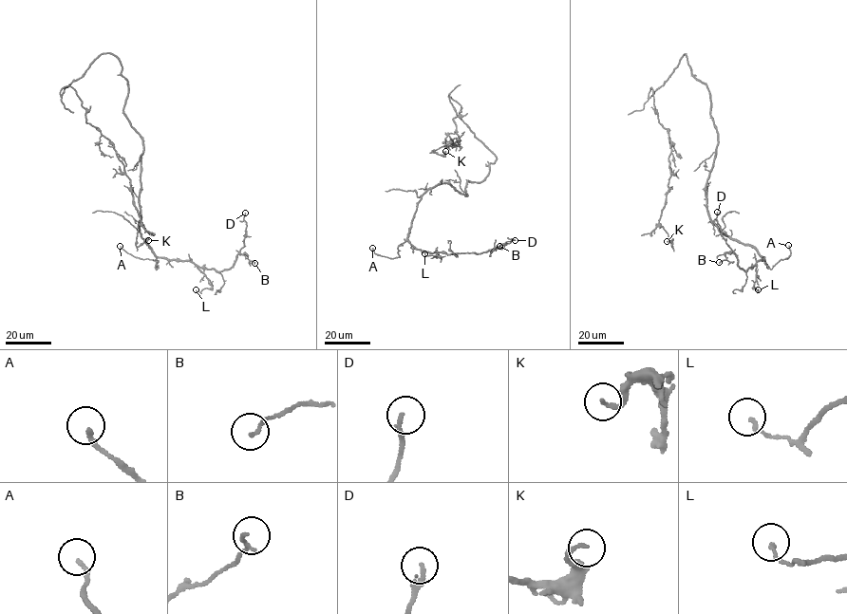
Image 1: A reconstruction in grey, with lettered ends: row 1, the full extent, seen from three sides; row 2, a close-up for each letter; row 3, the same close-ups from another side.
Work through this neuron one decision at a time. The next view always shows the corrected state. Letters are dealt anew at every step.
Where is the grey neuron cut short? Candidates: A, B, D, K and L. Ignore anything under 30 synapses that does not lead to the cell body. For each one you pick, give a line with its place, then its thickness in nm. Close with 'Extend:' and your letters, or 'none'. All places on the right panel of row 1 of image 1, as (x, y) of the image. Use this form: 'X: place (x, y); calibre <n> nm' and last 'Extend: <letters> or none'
Extend: none

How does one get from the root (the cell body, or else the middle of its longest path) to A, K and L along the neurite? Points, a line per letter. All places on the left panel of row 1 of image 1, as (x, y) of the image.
A: (127, 89), (123, 115), (143, 149), (139, 229), (157, 257), (156, 269), (158, 260), (136, 257), (120, 246)
K: (127, 89), (103, 53), (60, 95), (75, 90), (113, 144), (136, 245), (148, 240)
L: (127, 89), (123, 115), (141, 137), (143, 149), (141, 234), (156, 255), (197, 265), (211, 287), (196, 289)

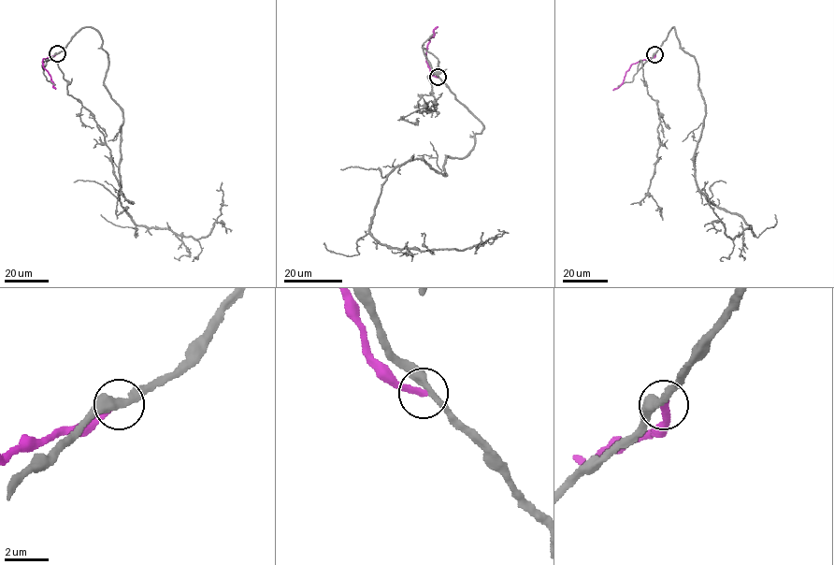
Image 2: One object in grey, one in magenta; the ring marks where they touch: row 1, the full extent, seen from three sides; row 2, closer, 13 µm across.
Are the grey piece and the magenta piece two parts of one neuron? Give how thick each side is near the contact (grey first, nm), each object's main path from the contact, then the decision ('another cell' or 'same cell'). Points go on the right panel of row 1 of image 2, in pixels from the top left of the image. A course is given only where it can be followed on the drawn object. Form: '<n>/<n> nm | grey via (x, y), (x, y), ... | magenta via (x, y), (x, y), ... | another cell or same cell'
400/280 nm | grey via (654, 53), (674, 27), (695, 58), (705, 111), (697, 189), (751, 227), (727, 237), (705, 181) | magenta via (654, 54), (631, 65), (623, 83), (612, 90) | another cell

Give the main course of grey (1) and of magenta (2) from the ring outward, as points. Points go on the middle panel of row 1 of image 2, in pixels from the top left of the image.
1: (438, 77), (483, 128), (445, 175), (390, 171), (369, 231), (420, 251), (508, 233)
2: (438, 77), (431, 72), (426, 54), (429, 39), (438, 26)

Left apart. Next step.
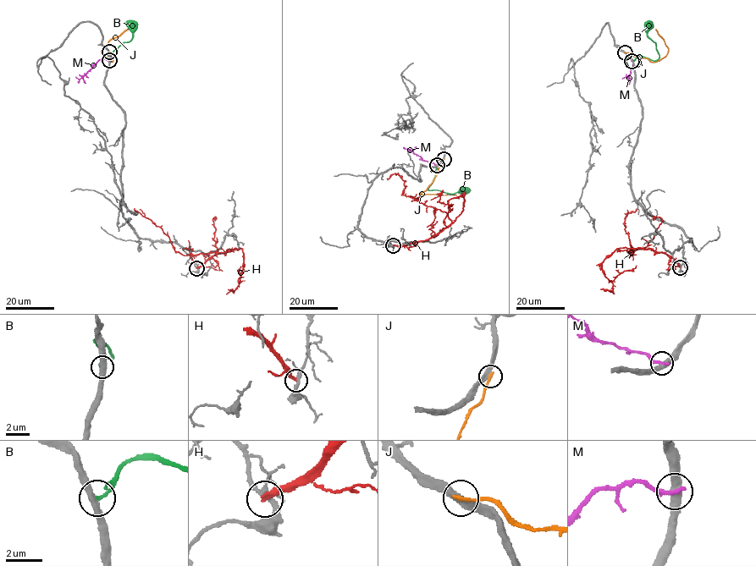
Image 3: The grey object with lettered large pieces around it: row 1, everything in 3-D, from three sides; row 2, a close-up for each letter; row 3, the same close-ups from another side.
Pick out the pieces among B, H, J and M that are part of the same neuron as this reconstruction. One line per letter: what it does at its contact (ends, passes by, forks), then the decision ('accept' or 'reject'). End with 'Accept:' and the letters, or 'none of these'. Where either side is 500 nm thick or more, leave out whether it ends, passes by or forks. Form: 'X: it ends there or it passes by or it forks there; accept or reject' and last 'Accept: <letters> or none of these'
B: it ends there; accept
H: it ends there; reject
J: it ends there; reject
M: it ends there; reject
Accept: B

